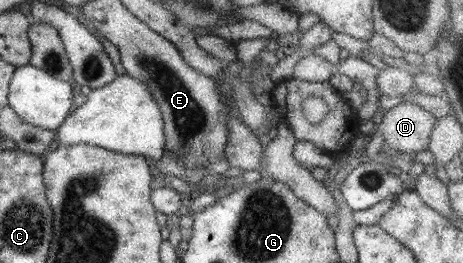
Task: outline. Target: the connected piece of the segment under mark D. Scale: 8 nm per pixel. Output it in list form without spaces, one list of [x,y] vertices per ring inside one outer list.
[[[400,103],[376,119],[370,133],[379,133],[389,148],[402,153],[416,153],[428,148],[429,135],[436,118],[412,103]]]

